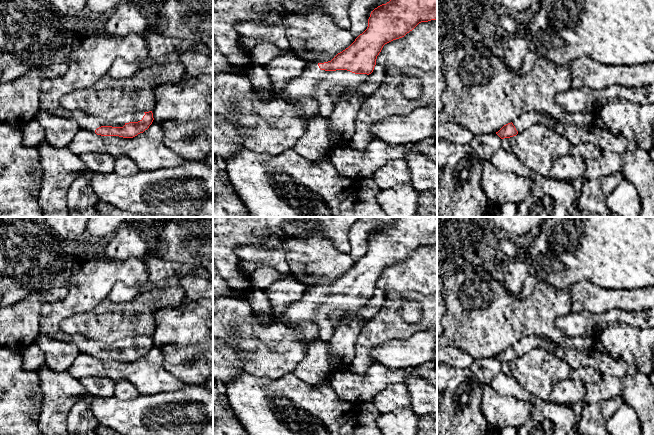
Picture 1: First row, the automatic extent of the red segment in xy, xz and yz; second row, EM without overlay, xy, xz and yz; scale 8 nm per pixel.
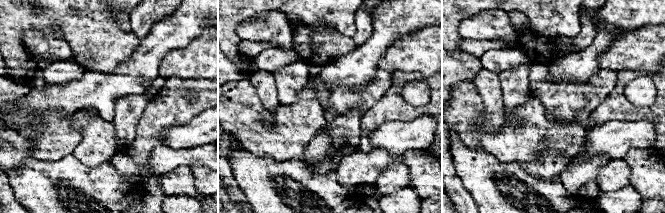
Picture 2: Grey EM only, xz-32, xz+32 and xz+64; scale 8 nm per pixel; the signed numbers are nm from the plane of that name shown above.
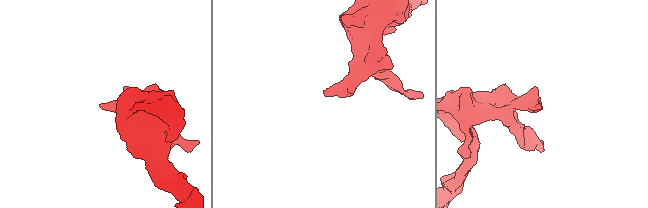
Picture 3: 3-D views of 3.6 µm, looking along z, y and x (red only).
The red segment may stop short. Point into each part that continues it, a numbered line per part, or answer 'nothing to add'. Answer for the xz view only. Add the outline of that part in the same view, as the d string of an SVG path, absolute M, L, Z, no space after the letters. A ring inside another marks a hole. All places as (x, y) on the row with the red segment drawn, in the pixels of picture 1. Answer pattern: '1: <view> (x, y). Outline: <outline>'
1: xz (313, 82). Outline: M314 63L309 67L306 66L299 77L289 81L281 93L277 93L272 84L269 96L271 101L280 99L287 102L312 97L318 103L319 113L324 117L330 117L334 104L329 96L329 90L334 86L359 87L367 77L367 74L355 74L347 70L321 70L318 63Z

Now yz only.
1: yz (526, 120). Outline: M526 112L512 121L518 133L522 133L533 125L540 124L555 130L556 119L543 112Z

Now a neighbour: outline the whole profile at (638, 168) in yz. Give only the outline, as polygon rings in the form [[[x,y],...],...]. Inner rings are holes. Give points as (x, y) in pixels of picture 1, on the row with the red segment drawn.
[[[556,119],[554,131],[564,136],[571,145],[592,143],[603,150],[618,153],[623,162],[624,178],[635,186],[640,197],[639,217],[654,217],[654,162],[649,151],[640,148],[634,141],[615,136],[597,126],[564,125]]]

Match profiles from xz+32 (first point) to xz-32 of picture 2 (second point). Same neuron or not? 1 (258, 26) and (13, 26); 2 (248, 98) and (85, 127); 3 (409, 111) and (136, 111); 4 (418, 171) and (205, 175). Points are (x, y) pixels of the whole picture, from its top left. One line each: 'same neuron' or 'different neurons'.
1: different neurons
2: different neurons
3: different neurons
4: same neuron

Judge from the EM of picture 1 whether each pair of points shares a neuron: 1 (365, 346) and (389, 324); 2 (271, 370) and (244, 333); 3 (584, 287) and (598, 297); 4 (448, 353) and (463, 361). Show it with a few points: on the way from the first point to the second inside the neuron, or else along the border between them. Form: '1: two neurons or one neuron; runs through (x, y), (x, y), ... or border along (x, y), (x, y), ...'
1: one neuron; runs through (371, 340), (383, 328)
2: one neuron; runs through (271, 361), (253, 342)
3: one neuron; runs through (587, 290), (595, 297)
4: one neuron; runs through (452, 355), (459, 358)

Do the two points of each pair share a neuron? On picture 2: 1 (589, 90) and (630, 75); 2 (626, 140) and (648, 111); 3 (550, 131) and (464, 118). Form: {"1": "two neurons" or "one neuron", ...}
{"1": "two neurons", "2": "two neurons", "3": "one neuron"}

